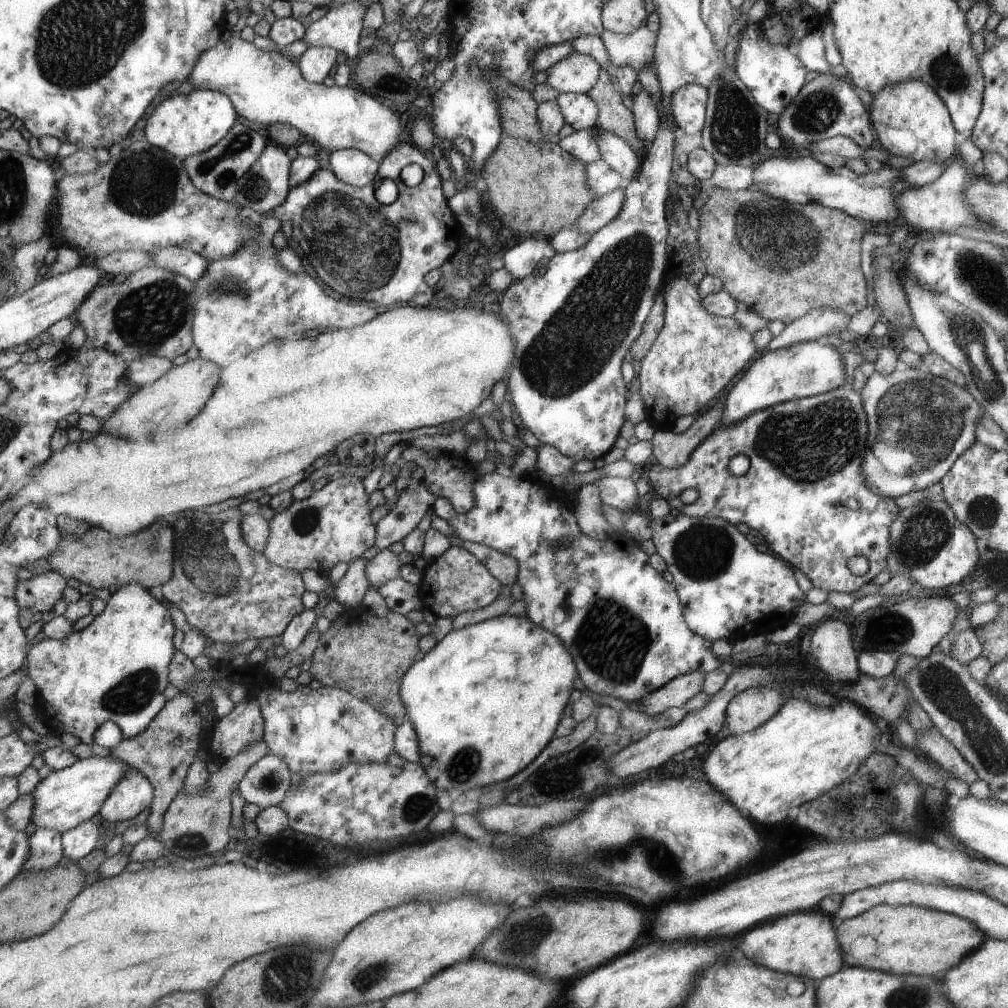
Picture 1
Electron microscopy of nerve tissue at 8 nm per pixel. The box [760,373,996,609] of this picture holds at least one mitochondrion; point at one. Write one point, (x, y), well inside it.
(925, 531)

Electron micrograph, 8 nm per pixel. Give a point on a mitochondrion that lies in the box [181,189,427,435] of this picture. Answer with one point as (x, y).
(228, 284)

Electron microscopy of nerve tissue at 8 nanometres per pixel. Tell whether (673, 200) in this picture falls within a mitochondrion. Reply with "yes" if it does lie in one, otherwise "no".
no

